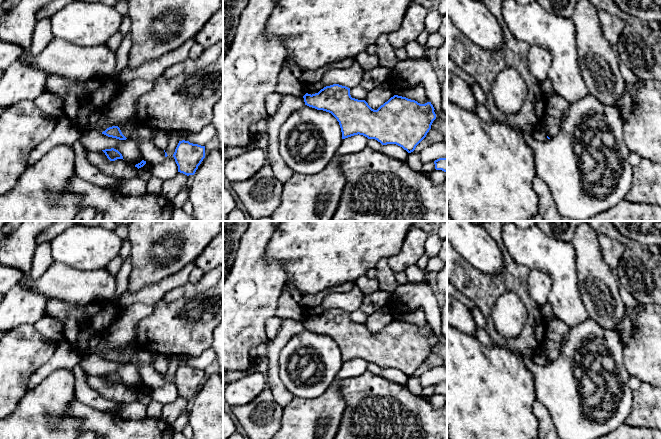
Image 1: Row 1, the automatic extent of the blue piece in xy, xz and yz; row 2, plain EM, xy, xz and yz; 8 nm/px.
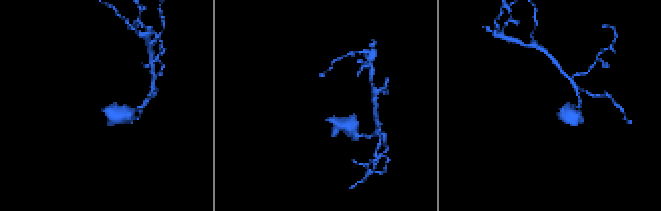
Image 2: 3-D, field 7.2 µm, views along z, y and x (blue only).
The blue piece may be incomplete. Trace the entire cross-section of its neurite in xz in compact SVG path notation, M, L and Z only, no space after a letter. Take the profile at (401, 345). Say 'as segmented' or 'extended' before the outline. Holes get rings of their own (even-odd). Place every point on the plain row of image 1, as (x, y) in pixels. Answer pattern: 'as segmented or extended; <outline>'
as segmented; M333 308L321 313L318 317L304 320L305 329L331 337L339 346L342 363L363 359L368 363L375 363L382 369L396 368L411 377L426 361L436 343L431 326L420 328L415 324L394 319L377 334L372 333L365 324L352 322L350 312Z

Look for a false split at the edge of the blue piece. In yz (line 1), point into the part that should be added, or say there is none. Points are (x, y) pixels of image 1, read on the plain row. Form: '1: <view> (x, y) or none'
1: none

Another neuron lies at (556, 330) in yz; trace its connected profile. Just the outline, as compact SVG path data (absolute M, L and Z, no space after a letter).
M554 318L547 322L545 328L545 338L562 344L568 334L569 327L561 320Z

